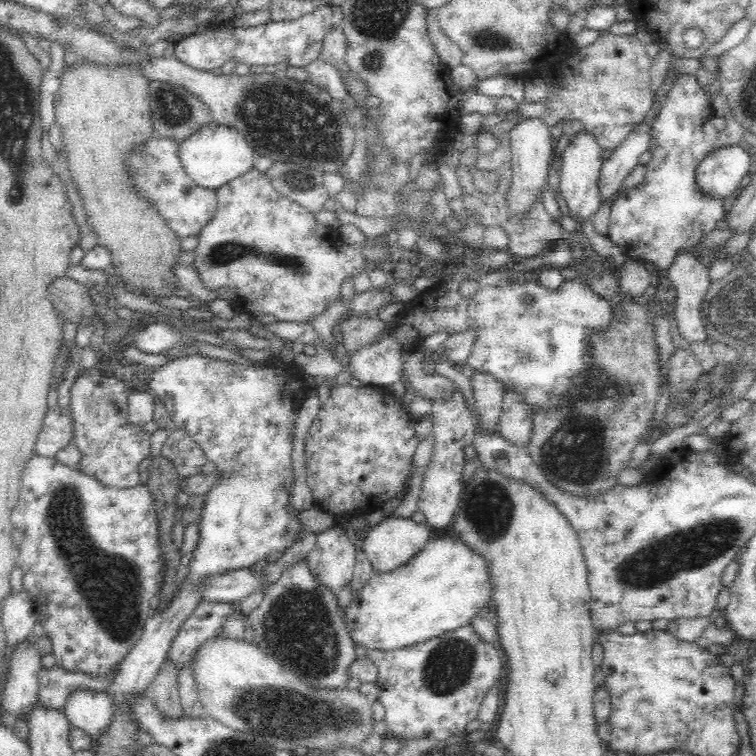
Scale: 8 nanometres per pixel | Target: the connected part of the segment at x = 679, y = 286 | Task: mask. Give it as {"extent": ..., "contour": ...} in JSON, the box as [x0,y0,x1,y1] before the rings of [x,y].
{"extent":[667,250,711,344],"contour":[[[682,250],[676,254],[672,264],[667,269],[668,279],[674,284],[676,296],[673,306],[670,309],[674,312],[674,318],[677,321],[678,332],[682,338],[689,344],[702,344],[709,342],[704,323],[701,319],[700,307],[701,298],[711,284],[710,265],[699,264],[698,259],[690,252]]]}

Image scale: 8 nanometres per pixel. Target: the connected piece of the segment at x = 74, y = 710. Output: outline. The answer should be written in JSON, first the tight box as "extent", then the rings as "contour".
{"extent":[62,687,113,742],"contour":[[[76,687],[67,694],[62,711],[72,727],[90,733],[94,742],[99,730],[107,725],[113,704],[106,691]]]}

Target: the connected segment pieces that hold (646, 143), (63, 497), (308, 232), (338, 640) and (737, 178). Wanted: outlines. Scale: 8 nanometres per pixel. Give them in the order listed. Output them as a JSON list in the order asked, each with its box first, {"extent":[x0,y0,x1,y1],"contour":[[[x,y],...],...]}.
[{"extent":[597,122,650,204],"contour":[[[640,122],[635,130],[616,149],[612,150],[610,157],[603,161],[597,178],[601,202],[610,204],[620,196],[624,180],[639,164],[639,156],[650,150],[650,122]]]},{"extent":[11,452,167,680],"contour":[[[36,452],[32,453],[25,462],[22,469],[21,482],[19,485],[19,498],[15,508],[11,512],[11,523],[13,527],[21,531],[24,536],[22,544],[18,548],[16,558],[16,567],[23,571],[23,589],[28,591],[34,599],[38,620],[45,627],[45,635],[51,640],[52,652],[58,666],[66,669],[68,672],[78,672],[91,676],[94,680],[104,680],[116,672],[124,660],[124,657],[134,648],[136,642],[140,640],[145,630],[146,622],[152,617],[153,611],[150,607],[152,596],[160,594],[160,586],[164,586],[164,576],[166,576],[167,558],[163,556],[163,547],[161,544],[161,522],[157,514],[157,507],[154,496],[149,488],[138,484],[130,488],[113,488],[105,486],[100,479],[96,479],[84,471],[70,469],[70,466],[62,464],[54,456],[47,457]]]},{"extent":[191,167,394,322],"contour":[[[250,167],[244,174],[238,175],[236,178],[231,178],[226,184],[216,189],[218,197],[218,208],[214,218],[210,219],[210,222],[206,224],[205,228],[202,228],[200,234],[198,234],[198,244],[194,251],[194,262],[191,264],[196,270],[202,281],[204,287],[211,291],[221,292],[220,297],[227,299],[234,299],[238,302],[243,302],[246,305],[246,310],[249,313],[254,313],[261,317],[272,314],[275,319],[283,321],[296,321],[296,322],[312,322],[316,320],[318,316],[322,316],[336,300],[340,300],[340,292],[342,292],[342,286],[344,282],[353,282],[356,280],[362,272],[374,272],[376,268],[383,269],[384,264],[392,262],[394,258],[394,252],[392,252],[392,246],[386,242],[385,238],[358,238],[358,242],[342,242],[336,231],[325,229],[323,225],[318,224],[318,218],[314,217],[314,213],[310,210],[306,210],[300,203],[286,197],[286,195],[279,193],[278,189],[272,185],[272,181],[268,178],[268,174],[260,172],[258,168]]]},{"extent":[243,557,358,690],"contour":[[[307,557],[302,558],[302,560],[296,560],[296,562],[292,562],[292,564],[288,564],[288,568],[282,572],[282,575],[276,580],[276,582],[266,587],[260,606],[244,616],[243,639],[250,644],[255,644],[260,647],[262,652],[275,658],[280,664],[282,664],[284,670],[297,676],[304,685],[308,686],[308,688],[318,688],[320,690],[347,690],[348,682],[350,682],[350,671],[348,670],[350,664],[352,664],[352,662],[354,662],[358,657],[354,651],[356,644],[351,639],[345,621],[342,620],[342,616],[340,616],[340,606],[338,606],[338,599],[336,599],[337,594],[334,593],[334,589],[330,588],[326,583],[322,583],[322,579],[320,579],[312,569],[310,569],[308,563],[309,560]]]},{"extent":[696,143,750,198],"contour":[[[737,143],[732,146],[719,146],[700,161],[696,170],[696,180],[700,189],[728,198],[732,193],[741,190],[740,182],[744,176],[748,176],[750,162],[750,153],[742,145]]]}]

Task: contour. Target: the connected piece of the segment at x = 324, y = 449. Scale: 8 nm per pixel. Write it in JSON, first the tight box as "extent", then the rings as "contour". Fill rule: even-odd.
{"extent":[305,385,420,517],"contour":[[[335,385],[325,391],[321,407],[307,431],[305,439],[306,483],[308,483],[308,487],[310,487],[310,491],[314,497],[314,506],[325,512],[330,512],[334,517],[348,514],[361,514],[364,516],[381,509],[386,501],[396,497],[407,488],[407,483],[410,479],[408,476],[411,474],[412,457],[420,440],[416,437],[417,435],[414,430],[415,420],[412,419],[409,412],[402,407],[398,400],[391,390],[376,385]]]}

